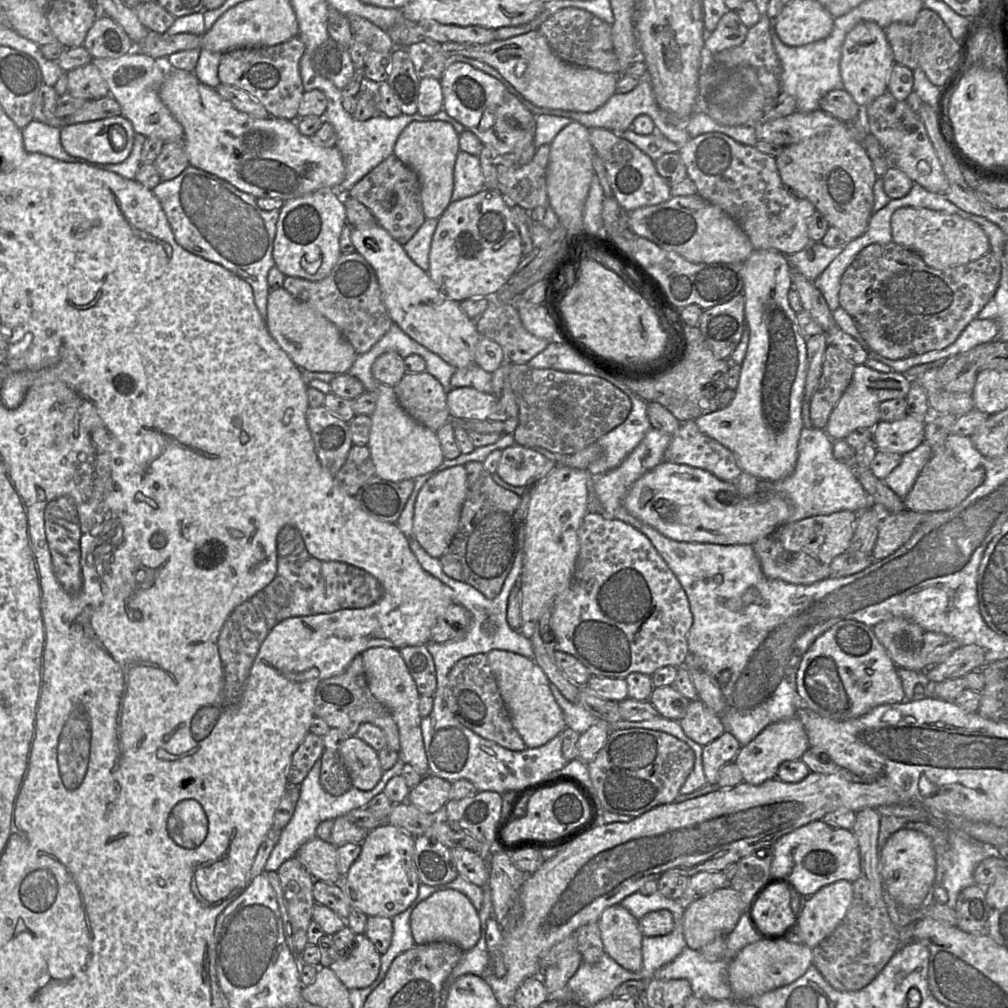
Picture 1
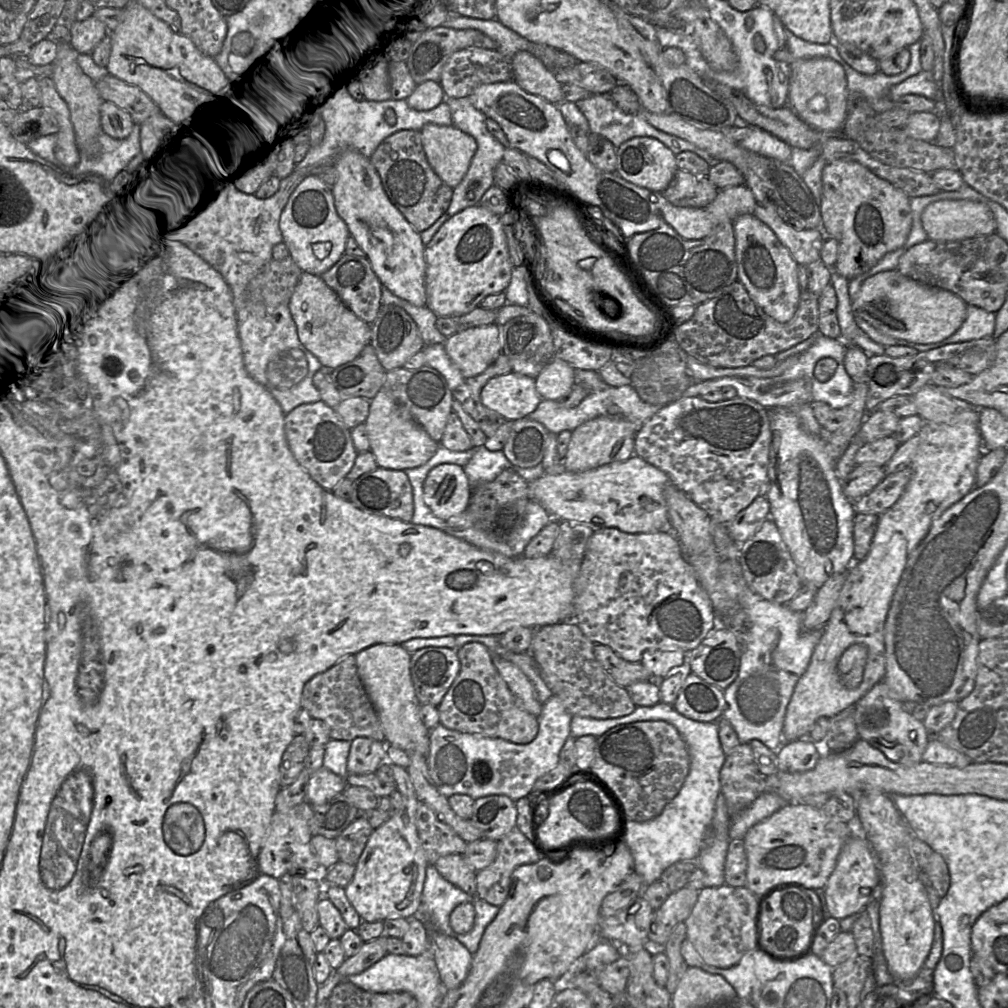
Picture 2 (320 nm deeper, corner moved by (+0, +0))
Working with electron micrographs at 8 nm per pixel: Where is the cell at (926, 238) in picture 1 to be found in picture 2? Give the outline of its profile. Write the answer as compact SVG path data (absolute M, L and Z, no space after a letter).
M941 200L930 203L921 214L929 240L957 241L996 232L990 208L971 200Z

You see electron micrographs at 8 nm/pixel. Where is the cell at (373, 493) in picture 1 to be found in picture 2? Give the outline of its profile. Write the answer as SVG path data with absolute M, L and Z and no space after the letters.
M382 467L367 472L357 478L352 486L351 503L357 508L377 515L411 522L414 513L412 486L406 472Z

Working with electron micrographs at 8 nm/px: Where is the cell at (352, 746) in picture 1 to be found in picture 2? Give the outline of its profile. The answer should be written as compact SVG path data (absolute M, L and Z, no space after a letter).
M391 764L390 768L403 804L399 810L392 811L388 821L373 830L355 865L353 879L345 887L349 902L364 922L407 919L420 915L422 891L429 865L416 829L416 811L420 802L412 781L405 768L395 764Z

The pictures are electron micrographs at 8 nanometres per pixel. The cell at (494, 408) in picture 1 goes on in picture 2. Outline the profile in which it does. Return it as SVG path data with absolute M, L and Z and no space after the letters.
M513 371L491 378L482 388L480 398L484 406L510 421L527 417L542 400L536 390L535 378Z

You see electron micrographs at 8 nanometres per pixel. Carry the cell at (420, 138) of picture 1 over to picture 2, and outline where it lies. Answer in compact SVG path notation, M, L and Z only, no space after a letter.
M427 124L420 134L429 165L445 184L454 189L469 169L477 151L476 140L453 125Z

